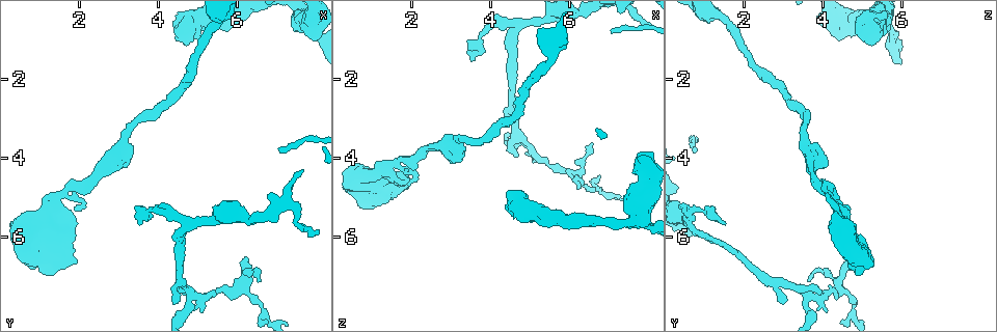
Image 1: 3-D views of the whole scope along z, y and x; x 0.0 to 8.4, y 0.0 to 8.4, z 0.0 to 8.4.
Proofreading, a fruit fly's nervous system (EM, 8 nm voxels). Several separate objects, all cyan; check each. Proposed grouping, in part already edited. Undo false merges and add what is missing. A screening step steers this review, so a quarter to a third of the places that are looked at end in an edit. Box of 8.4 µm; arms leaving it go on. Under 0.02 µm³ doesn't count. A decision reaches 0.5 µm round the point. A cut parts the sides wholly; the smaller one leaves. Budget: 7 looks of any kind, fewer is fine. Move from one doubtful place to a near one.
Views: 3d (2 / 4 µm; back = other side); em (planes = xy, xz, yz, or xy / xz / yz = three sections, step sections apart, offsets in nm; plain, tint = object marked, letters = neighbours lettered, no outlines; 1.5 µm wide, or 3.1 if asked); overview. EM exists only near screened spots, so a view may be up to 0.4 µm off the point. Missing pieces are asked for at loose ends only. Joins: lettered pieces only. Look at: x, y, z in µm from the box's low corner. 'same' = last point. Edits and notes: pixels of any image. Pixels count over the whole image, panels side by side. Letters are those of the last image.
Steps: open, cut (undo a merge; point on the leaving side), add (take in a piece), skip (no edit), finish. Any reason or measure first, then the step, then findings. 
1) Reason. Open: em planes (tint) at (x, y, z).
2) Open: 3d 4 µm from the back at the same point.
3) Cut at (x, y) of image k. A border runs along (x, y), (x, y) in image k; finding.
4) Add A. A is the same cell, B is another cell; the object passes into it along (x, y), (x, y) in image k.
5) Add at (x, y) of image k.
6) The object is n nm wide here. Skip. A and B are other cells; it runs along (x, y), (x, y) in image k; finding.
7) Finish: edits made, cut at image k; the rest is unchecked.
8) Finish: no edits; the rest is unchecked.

Free end. Open: em planes (tint) at (6.15, 6.60, 4.75).

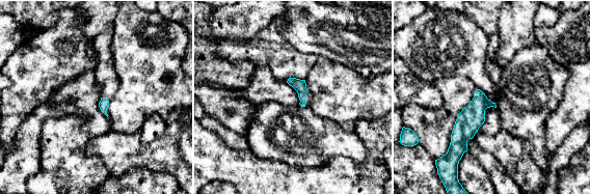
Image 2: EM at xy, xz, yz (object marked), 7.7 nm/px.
Open: em planes (letters) at the same point.

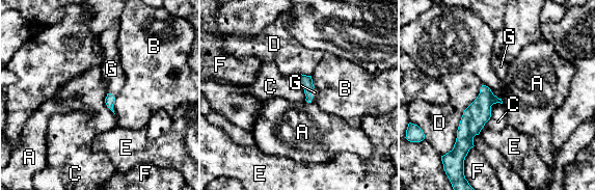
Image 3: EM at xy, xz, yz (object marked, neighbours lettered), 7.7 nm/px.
The longest contact is with D, 550 nm. Add G. G is the same cell, A, B, C, D, E and F are other cells; the object passes into it along (109, 100), (111, 94), (111, 69) in image 3; it goes on there.

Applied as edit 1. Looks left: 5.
Branch stops here. Open: em yz step 4 (tint) at (1.20, 6.95, 4.90).

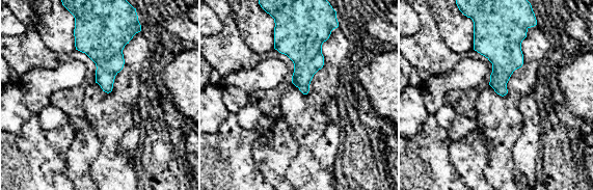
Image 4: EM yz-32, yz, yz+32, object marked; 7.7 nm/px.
Another direction. Open: em planes (letters) at the same point.

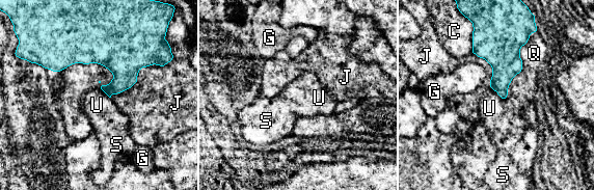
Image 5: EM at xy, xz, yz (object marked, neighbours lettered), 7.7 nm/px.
The longest contact is with J, 420 nm. Skip. C, G, J, Q, S and U are other cells; no lettered piece goes on from it.

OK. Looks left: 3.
Free end. Open: 3d 2 µm at (3.30, 4.10, 4.10).

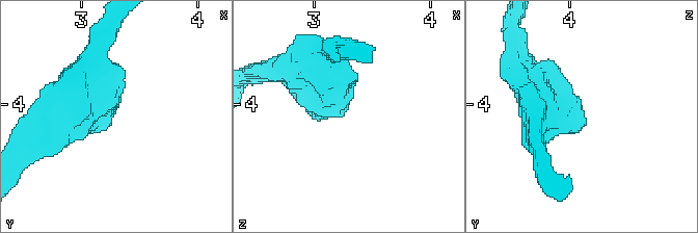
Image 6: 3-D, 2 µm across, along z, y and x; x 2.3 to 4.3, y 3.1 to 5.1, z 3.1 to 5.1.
Open: em yz step 8 (letters) at (3.26, 4.08, 4.12).

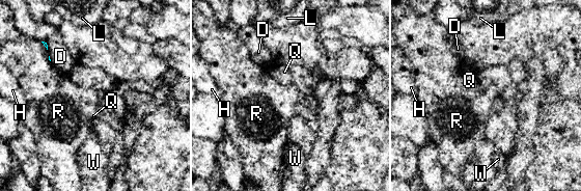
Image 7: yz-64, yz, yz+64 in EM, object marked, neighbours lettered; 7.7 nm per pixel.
Open: em planes (letters) at the same point.

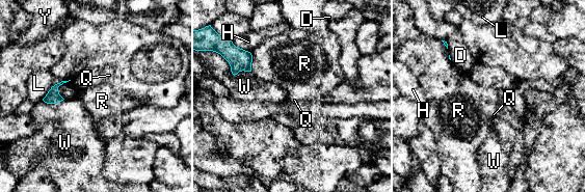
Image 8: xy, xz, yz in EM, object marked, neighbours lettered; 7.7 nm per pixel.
Skip. D, H, L, Q, R, W and Y are other cells; a border runs along (250, 53), (251, 71) in image 8; no lettered piece goes on from it.

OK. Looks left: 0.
Finish: edits made, add at image 3; the rest is unchecked.

